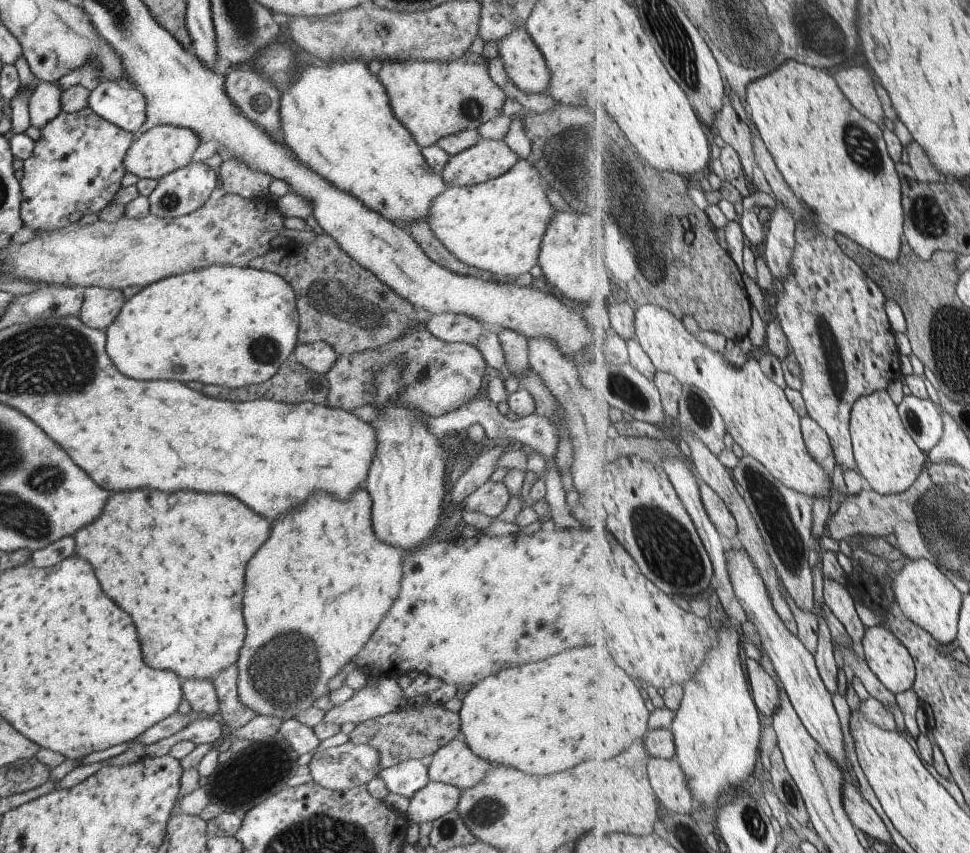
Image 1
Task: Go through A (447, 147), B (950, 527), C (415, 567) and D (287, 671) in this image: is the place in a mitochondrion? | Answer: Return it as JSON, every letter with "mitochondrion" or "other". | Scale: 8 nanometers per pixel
{"A":"other","B":"mitochondrion","C":"other","D":"mitochondrion"}

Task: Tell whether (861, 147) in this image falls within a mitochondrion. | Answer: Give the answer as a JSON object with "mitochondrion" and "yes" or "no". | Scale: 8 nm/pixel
{"mitochondrion":"yes"}

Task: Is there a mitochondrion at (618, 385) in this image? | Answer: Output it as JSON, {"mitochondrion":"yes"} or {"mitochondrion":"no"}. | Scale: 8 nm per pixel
{"mitochondrion":"yes"}

